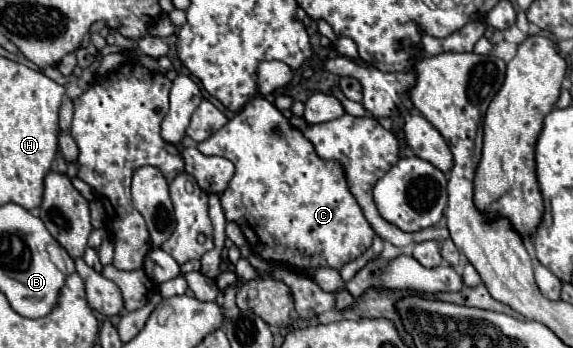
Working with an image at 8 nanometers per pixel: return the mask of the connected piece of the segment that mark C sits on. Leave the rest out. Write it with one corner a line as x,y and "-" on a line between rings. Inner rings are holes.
264,97
248,101
240,113
220,131
200,141
196,149
204,155
222,155
234,163
236,173
222,195
222,209
228,221
240,225
250,251
262,259
282,261
300,271
310,267
342,269
344,263
360,257
372,245
374,231
366,217
362,217
362,209
358,209
354,197
350,197
342,167
334,165
334,161
322,161
314,149
310,149
310,141
306,141
298,129
290,129
290,121

